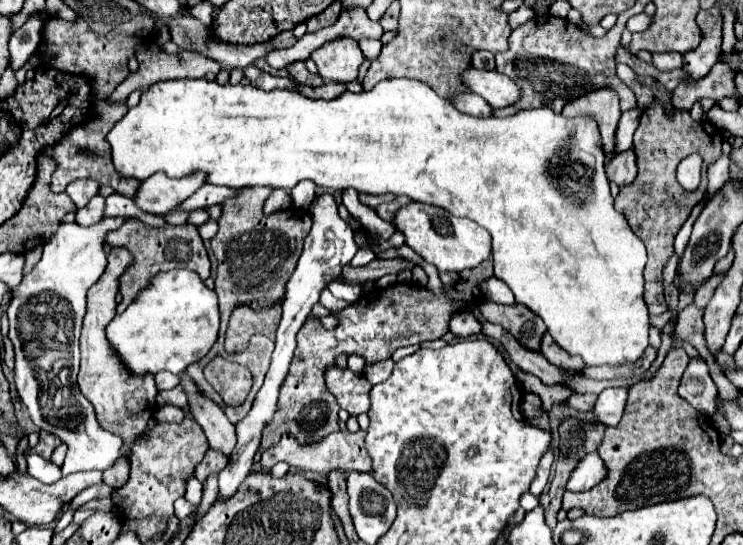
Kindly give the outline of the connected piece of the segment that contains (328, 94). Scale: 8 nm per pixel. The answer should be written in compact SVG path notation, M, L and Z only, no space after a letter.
M328 82L324 86L318 86L318 88L310 88L310 86L300 86L300 92L308 98L324 98L324 100L332 100L340 94L346 92L346 86L342 84L334 84L334 82Z

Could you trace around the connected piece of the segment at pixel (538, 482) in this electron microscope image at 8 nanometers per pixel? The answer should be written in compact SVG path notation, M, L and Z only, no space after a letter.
M548 450L548 454L542 458L542 462L540 462L540 466L538 466L538 472L536 472L536 478L534 478L532 486L530 486L530 492L532 492L536 498L542 494L542 490L544 490L544 486L546 486L546 482L548 482L548 474L550 474L552 460L554 460L552 450Z

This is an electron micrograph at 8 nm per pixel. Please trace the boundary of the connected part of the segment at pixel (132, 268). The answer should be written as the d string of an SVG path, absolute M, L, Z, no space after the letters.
M128 218L118 230L108 232L106 242L110 246L128 248L134 256L134 262L120 276L122 302L118 304L116 312L122 312L128 304L132 304L132 300L136 300L136 296L144 288L148 288L148 284L152 282L152 276L156 276L160 272L168 272L174 268L188 268L188 270L194 270L202 280L206 280L210 276L210 260L208 260L206 248L202 244L202 238L194 224L182 224L182 226L168 224L164 228L150 228L150 226L142 224L138 218Z

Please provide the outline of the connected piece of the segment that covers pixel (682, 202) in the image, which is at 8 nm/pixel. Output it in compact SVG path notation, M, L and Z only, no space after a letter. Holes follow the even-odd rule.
M658 98L642 112L640 126L634 134L634 146L636 146L636 158L638 158L638 176L632 184L620 188L620 194L616 196L616 210L622 212L632 228L632 232L644 242L648 250L648 262L644 268L644 300L648 304L650 314L664 314L666 312L666 302L664 302L664 292L662 292L662 268L668 262L672 250L674 250L674 238L670 234L676 234L680 226L686 222L690 216L690 210L704 198L704 188L706 188L706 166L712 164L714 160L720 158L722 148L720 148L720 130L714 124L708 124L706 120L696 122L692 120L690 112L686 110L672 110L668 116L664 112L664 106ZM688 154L700 154L704 160L702 166L702 182L696 190L684 190L680 182L676 180L676 166L680 164L682 158Z

